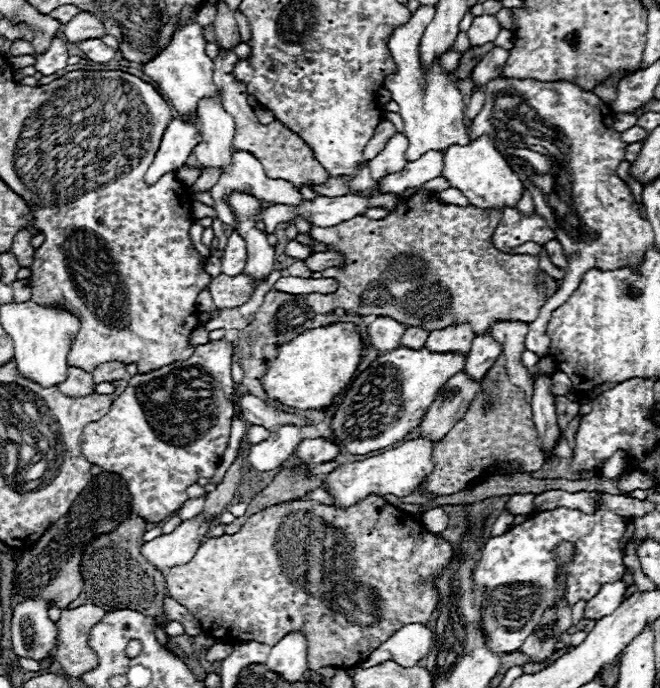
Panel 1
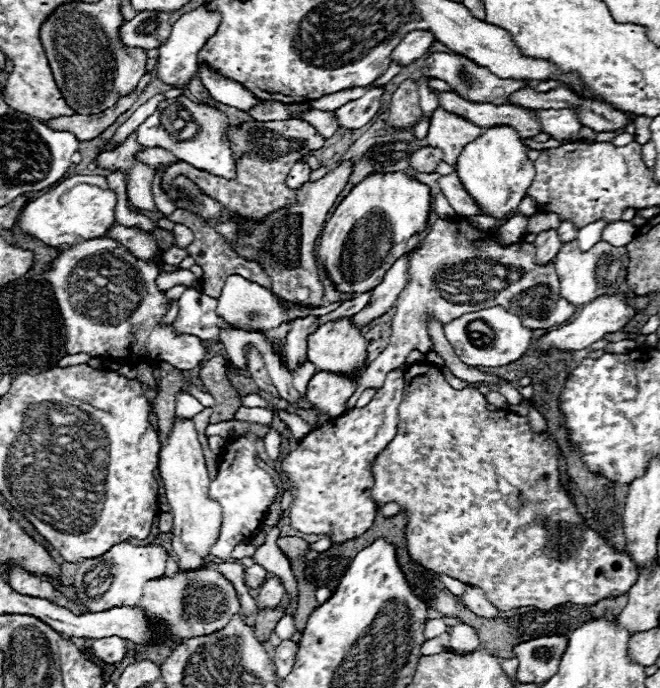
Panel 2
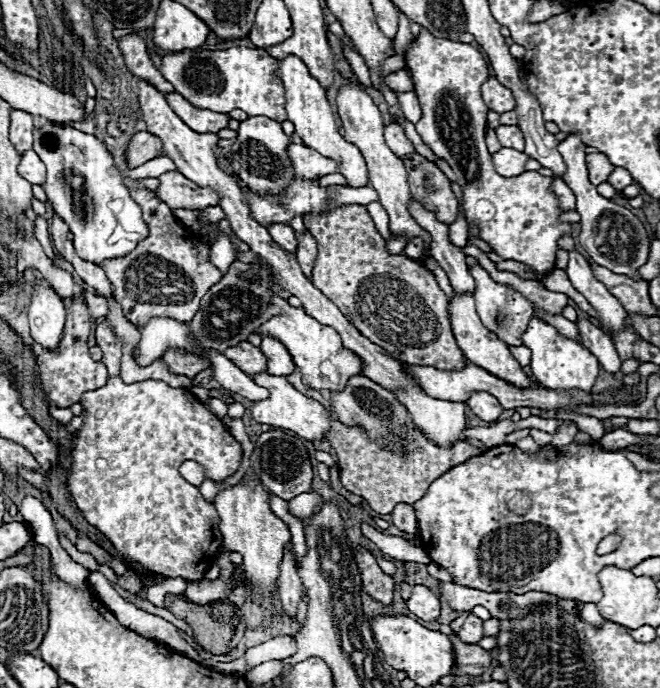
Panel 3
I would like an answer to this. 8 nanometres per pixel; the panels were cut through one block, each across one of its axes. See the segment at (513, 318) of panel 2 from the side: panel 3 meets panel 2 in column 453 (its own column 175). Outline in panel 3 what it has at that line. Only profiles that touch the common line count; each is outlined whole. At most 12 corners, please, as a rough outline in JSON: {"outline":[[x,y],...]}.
{"outline":[[152,318],[140,328],[138,364],[160,360],[168,348],[194,350],[188,326]]}

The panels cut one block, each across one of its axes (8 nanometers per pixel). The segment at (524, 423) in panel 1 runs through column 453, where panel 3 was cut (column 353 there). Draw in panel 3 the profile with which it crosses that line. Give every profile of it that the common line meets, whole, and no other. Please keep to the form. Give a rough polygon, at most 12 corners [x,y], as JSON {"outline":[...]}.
{"outline":[[332,420],[340,482],[378,514],[484,450],[420,432],[398,456]]}

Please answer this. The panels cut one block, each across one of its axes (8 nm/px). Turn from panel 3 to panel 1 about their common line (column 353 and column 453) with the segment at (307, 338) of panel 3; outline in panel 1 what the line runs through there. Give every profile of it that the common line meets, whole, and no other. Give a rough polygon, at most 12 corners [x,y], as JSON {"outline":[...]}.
{"outline":[[398,346],[348,388],[332,430],[350,454],[400,442],[464,354]]}

